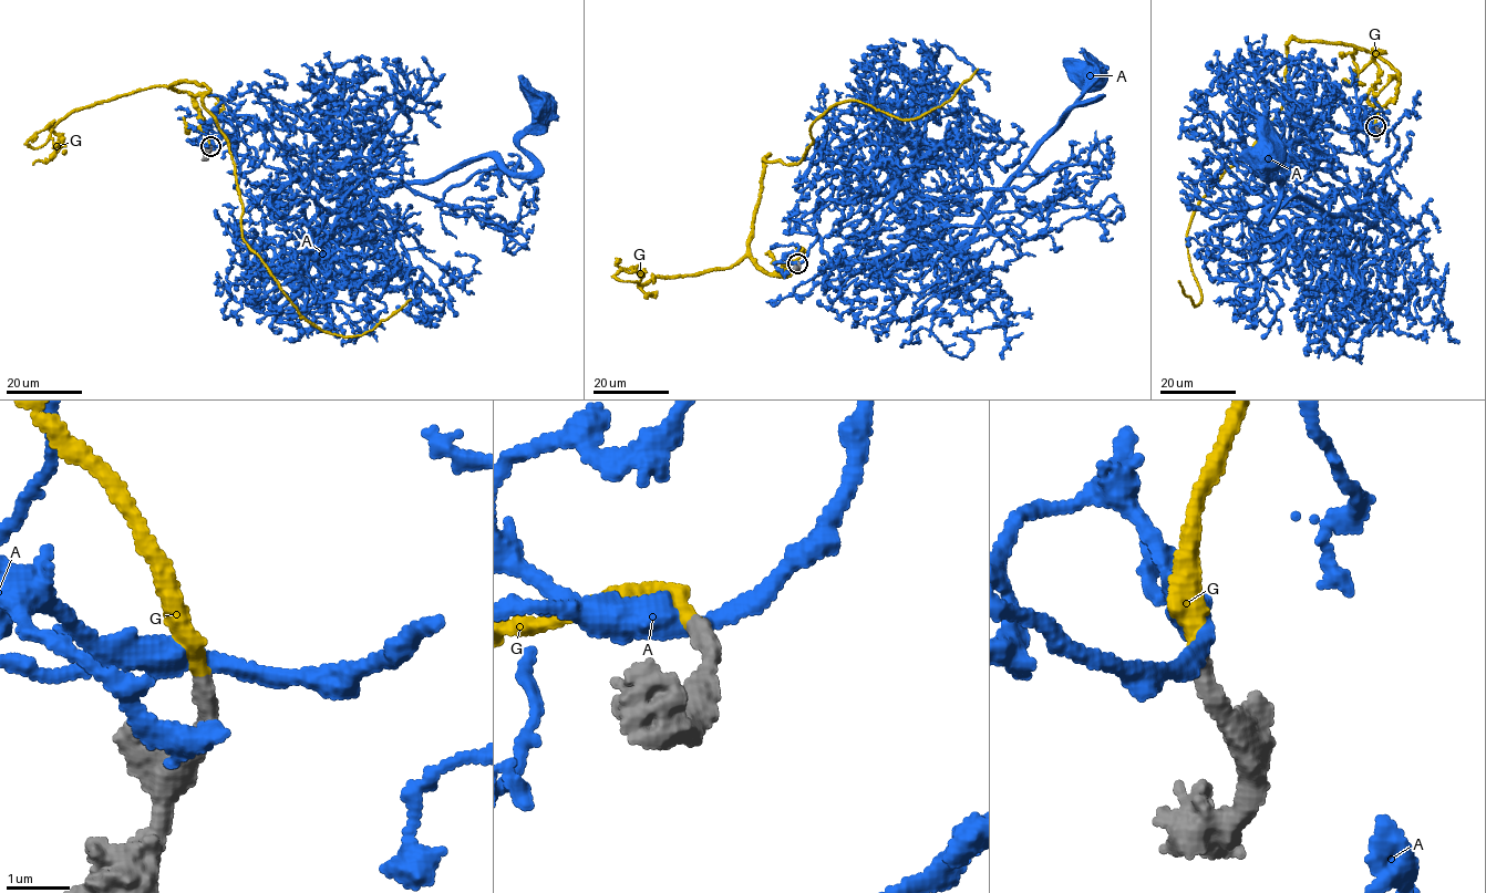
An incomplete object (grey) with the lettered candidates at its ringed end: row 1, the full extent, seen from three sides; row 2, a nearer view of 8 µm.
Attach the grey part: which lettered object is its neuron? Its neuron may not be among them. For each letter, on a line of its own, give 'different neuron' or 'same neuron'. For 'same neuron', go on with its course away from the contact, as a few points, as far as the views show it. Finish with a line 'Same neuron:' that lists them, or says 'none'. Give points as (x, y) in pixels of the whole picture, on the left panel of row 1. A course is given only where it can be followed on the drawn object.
A: different neuron
G: same neuron | via (210, 146), (195, 100), (172, 85), (205, 85), (243, 239), (297, 312), (349, 336), (410, 299)
Same neuron: G

